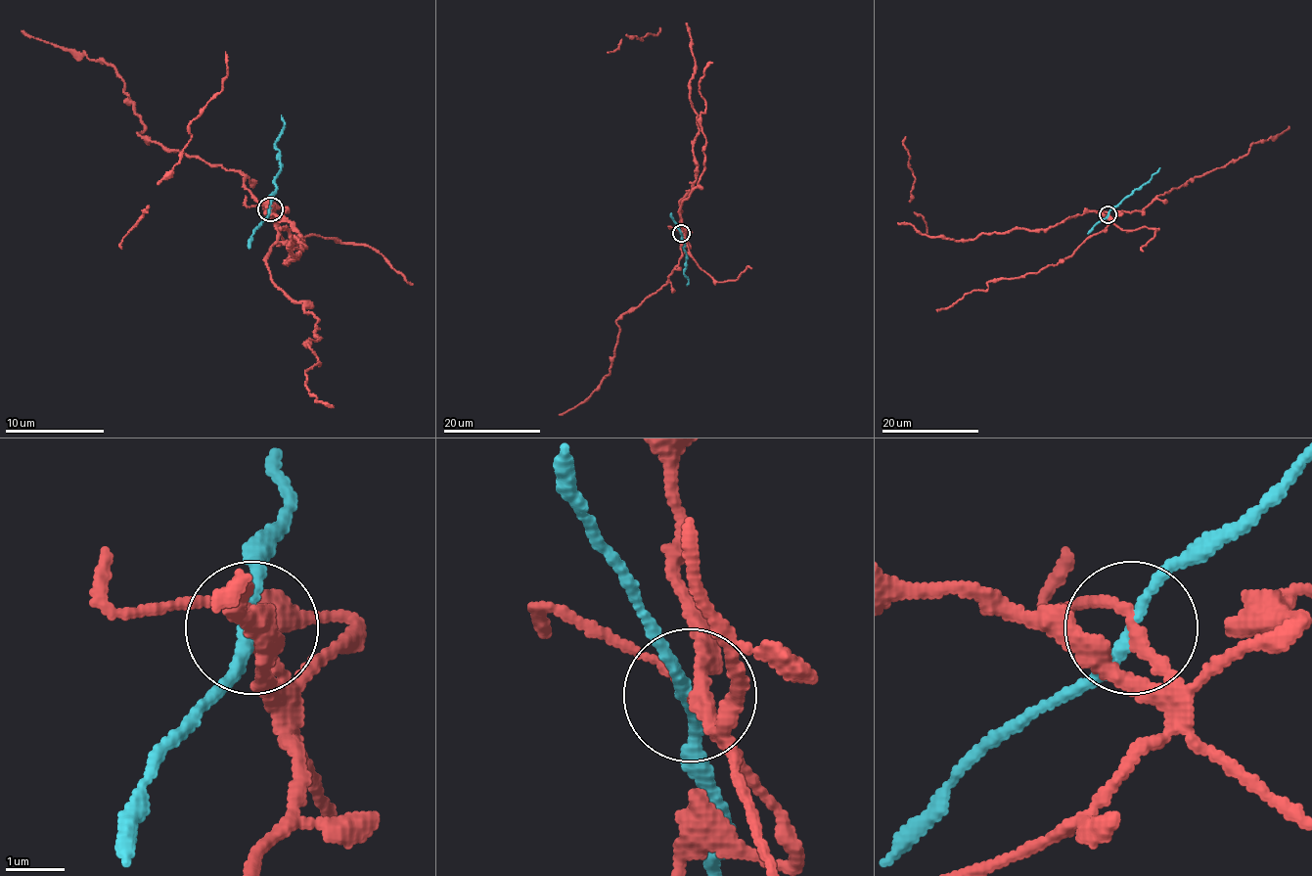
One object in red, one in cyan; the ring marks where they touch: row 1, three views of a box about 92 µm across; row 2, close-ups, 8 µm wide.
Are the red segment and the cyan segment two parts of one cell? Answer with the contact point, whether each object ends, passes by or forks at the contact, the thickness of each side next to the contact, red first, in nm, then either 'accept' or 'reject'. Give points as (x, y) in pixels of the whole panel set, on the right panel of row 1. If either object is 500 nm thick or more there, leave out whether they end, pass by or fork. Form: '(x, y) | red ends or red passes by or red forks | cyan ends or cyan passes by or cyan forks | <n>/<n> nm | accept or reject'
(1108, 214) | red passes by | cyan passes by | 170/180 nm | reject

